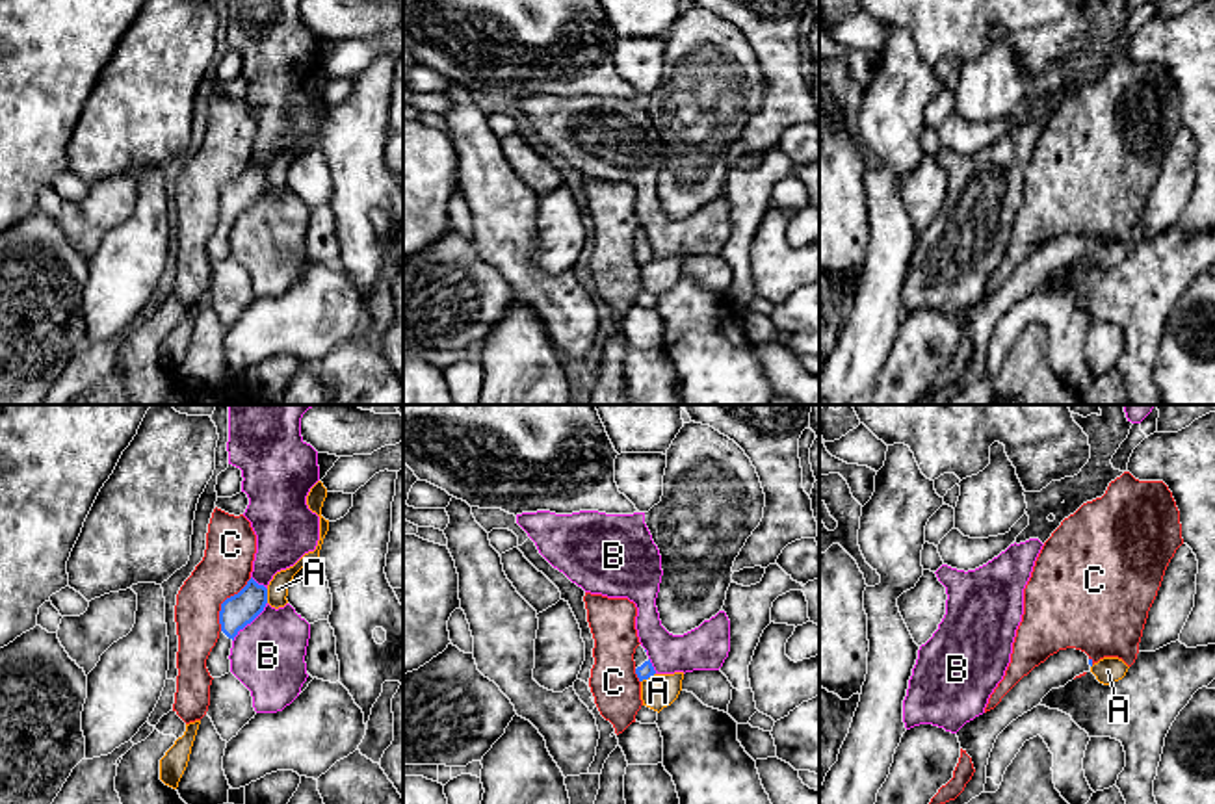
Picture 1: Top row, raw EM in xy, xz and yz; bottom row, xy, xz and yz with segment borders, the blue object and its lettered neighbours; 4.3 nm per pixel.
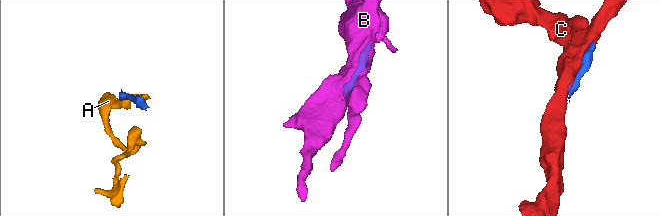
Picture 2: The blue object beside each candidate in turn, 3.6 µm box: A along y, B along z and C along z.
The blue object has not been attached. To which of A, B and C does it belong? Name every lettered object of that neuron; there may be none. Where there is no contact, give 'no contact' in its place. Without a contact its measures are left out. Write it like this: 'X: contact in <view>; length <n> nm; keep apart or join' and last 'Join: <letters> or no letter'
A: contact in xy; length 60 nm; keep apart
B: contact in xy; length 220 nm; keep apart
C: contact in xy; length 280 nm; keep apart
Join: no letter

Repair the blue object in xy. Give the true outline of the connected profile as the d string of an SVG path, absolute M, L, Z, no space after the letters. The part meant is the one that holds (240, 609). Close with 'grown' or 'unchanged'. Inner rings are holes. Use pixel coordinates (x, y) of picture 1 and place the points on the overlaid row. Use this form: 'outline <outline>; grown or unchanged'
outline M253 577L238 594L221 603L219 639L206 659L206 668L212 678L221 678L230 672L229 655L234 637L264 611L266 603L268 589L258 585Z; grown

